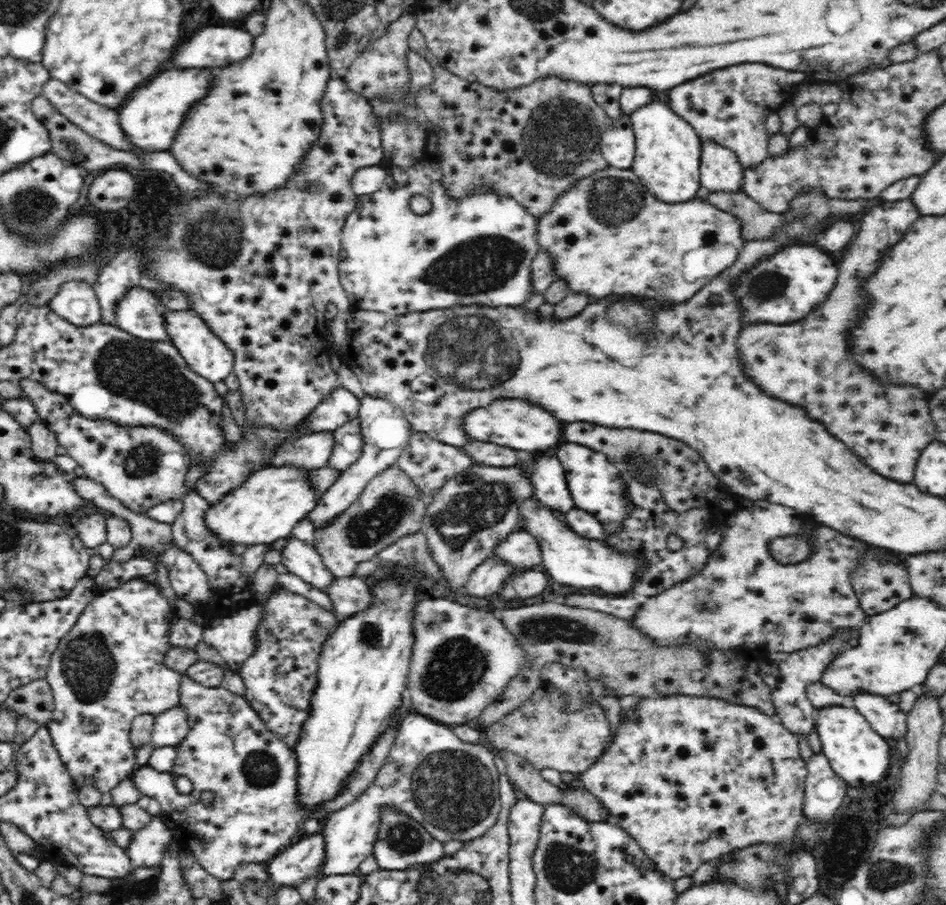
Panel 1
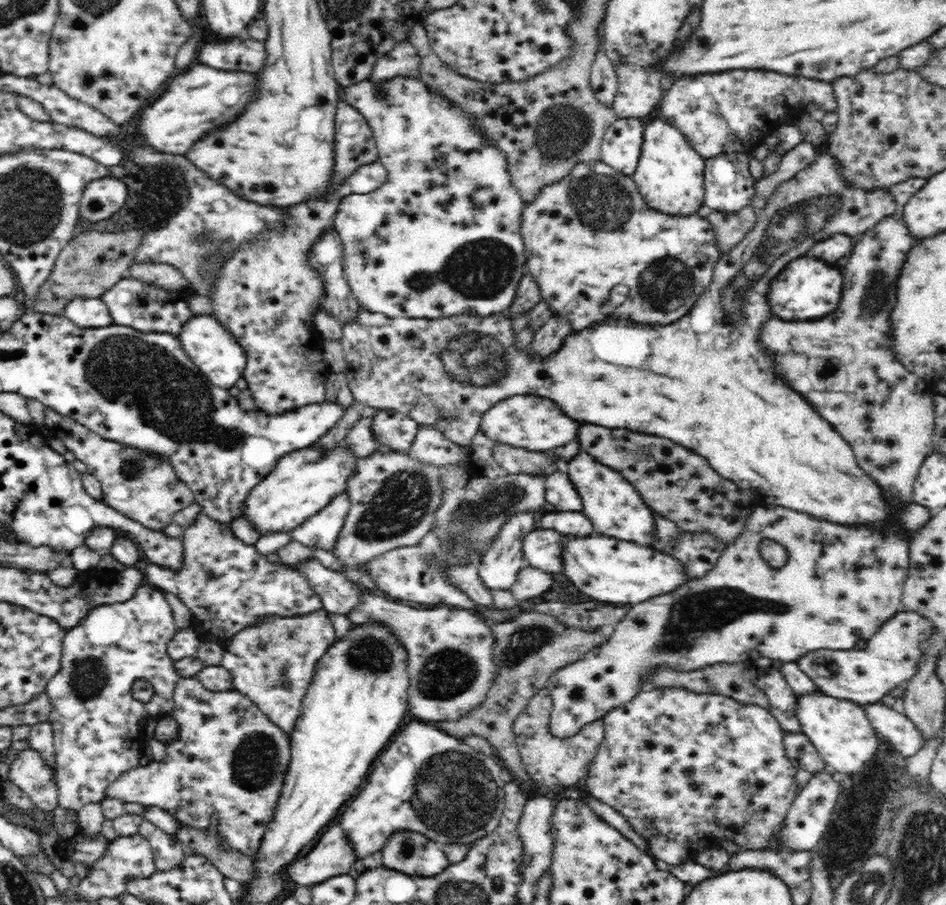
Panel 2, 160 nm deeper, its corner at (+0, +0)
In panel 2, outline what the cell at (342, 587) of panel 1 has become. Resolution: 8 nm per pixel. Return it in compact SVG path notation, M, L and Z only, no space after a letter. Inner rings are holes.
M362 589L361 602L352 610L348 617L356 625L378 622L388 626L388 630L396 634L407 652L407 671L410 675L408 704L410 712L418 721L458 720L470 710L483 702L492 680L496 678L495 657L492 655L494 637L486 622L468 610L451 607L432 607L418 609L402 605L396 600L388 599L379 593Z

